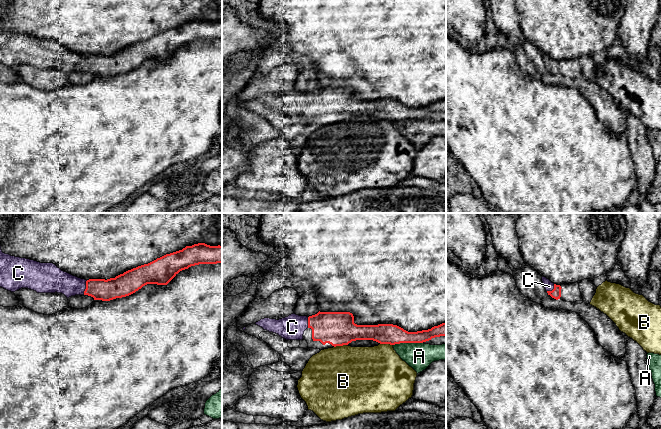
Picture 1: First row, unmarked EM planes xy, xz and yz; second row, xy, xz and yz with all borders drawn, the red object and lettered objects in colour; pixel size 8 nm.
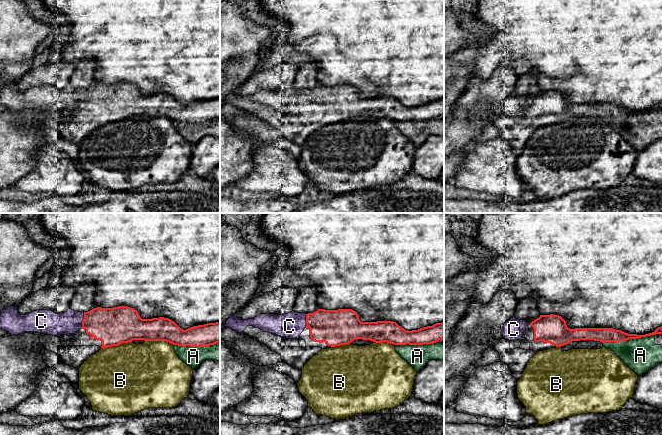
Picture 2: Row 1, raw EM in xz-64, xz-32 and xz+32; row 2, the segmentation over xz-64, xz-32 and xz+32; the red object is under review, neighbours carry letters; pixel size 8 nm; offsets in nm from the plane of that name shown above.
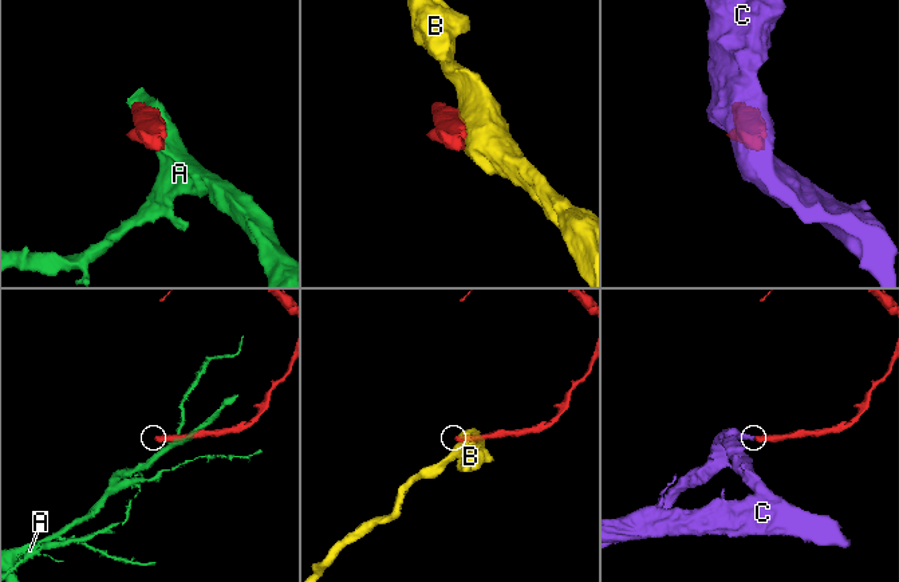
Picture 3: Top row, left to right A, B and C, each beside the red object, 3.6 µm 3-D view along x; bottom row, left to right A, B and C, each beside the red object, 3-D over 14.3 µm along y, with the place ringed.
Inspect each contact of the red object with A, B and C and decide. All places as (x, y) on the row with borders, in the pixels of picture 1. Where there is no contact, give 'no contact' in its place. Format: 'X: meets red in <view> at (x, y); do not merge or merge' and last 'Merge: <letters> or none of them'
A: meets red in xz at (407, 342); do not merge
B: meets red in xz at (386, 343); do not merge
C: meets red in xy at (86, 287); merge
Merge: C

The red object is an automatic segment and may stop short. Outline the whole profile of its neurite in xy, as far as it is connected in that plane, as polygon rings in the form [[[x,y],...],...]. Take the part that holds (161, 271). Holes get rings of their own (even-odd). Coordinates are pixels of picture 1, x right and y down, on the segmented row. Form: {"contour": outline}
{"contour": [[[198,243],[128,270],[115,278],[85,280],[62,271],[53,263],[40,263],[5,254],[0,246],[0,287],[11,292],[28,288],[37,293],[62,293],[67,298],[75,295],[88,295],[93,297],[94,300],[110,301],[129,296],[147,284],[167,285],[180,271],[191,266],[217,263],[222,264],[222,246]]]}

